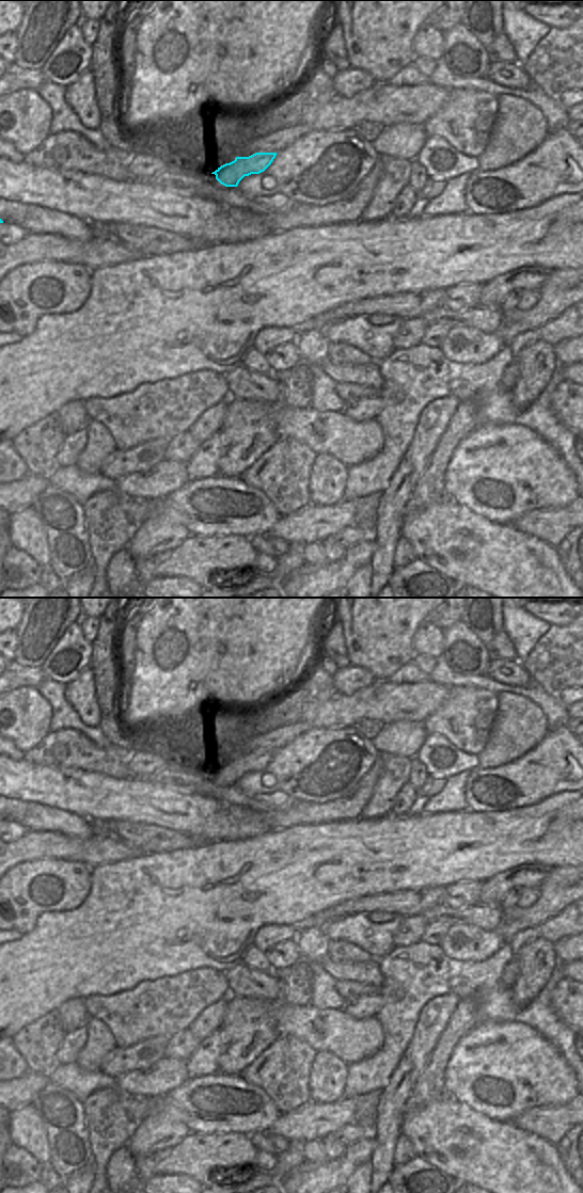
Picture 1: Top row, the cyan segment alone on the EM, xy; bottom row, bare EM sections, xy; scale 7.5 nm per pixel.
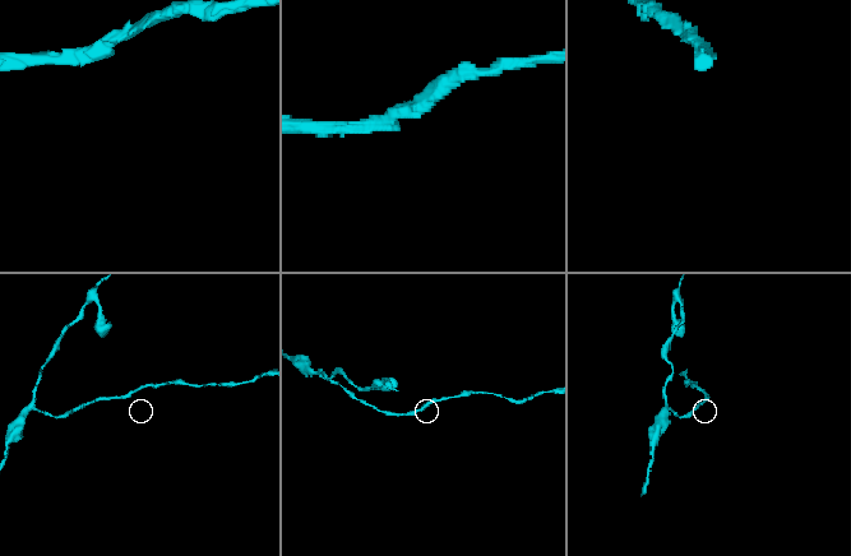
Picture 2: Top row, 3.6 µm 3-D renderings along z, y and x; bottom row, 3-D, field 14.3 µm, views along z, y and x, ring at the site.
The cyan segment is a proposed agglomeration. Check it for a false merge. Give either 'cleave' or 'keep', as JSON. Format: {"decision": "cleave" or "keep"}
{"decision": "cleave"}

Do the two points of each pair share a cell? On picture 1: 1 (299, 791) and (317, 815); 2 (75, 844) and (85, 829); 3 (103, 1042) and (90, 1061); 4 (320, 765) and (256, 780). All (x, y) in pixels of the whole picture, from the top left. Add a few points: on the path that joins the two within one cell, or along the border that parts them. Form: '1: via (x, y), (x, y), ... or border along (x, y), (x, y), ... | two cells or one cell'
1: border along (332, 800), (325, 802), (297, 801) | two cells
2: border along (54, 831), (82, 839), (87, 839), (92, 834) | two cells
3: via (98, 1046), (91, 1056) | one cell
4: via (304, 769), (290, 770), (272, 778) | one cell

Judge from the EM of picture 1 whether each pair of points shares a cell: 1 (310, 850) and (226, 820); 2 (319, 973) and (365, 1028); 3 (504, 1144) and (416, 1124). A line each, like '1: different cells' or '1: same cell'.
1: different cells
2: different cells
3: same cell

